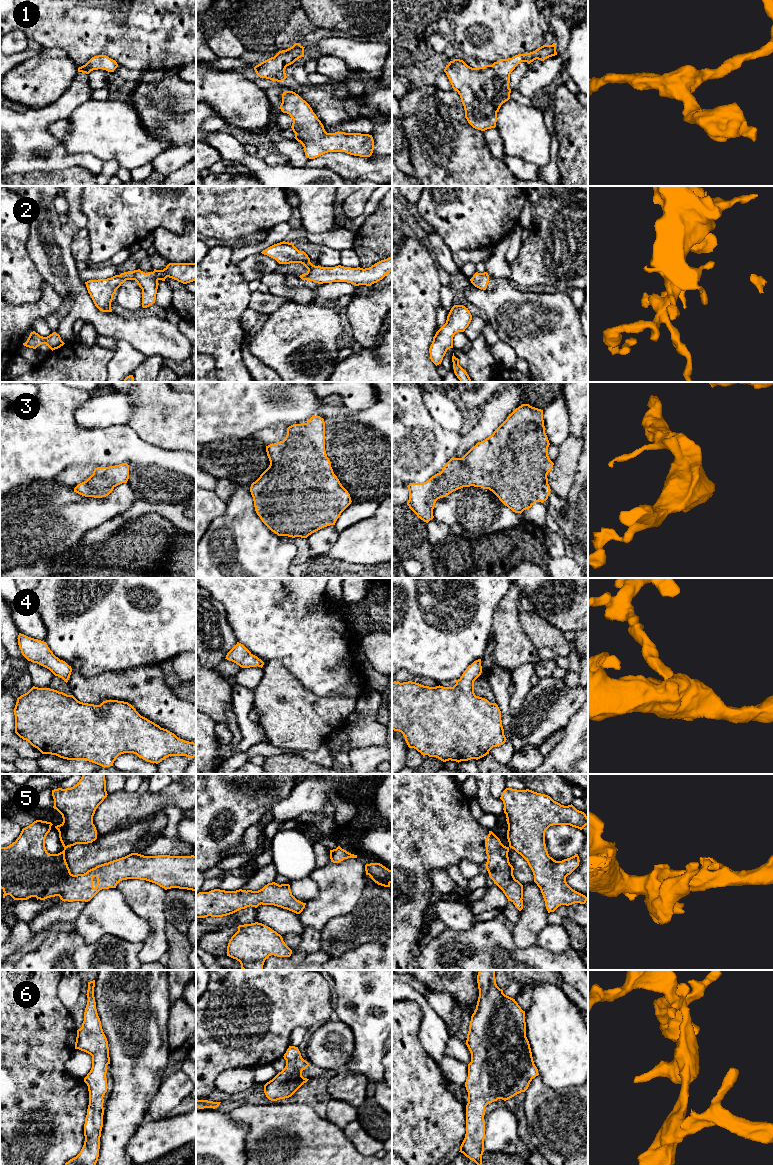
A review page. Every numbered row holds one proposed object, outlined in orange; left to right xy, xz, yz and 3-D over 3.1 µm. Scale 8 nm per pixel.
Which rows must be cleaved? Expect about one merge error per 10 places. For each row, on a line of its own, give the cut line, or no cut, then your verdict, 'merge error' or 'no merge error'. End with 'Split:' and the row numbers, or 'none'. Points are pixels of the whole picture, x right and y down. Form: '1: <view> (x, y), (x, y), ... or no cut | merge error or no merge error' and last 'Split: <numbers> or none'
1: no cut | no merge error
2: no cut | no merge error
3: no cut | no merge error
4: no cut | no merge error
5: no cut | no merge error
6: no cut | no merge error
Split: none

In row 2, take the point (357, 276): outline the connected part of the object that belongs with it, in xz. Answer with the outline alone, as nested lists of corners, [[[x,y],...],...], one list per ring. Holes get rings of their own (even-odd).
[[[280,242],[261,252],[275,259],[279,264],[301,263],[308,271],[299,277],[318,284],[347,282],[355,286],[371,286],[392,272],[392,257],[381,260],[369,268],[351,268],[341,265],[335,267],[315,266],[304,251],[299,251],[294,243]]]

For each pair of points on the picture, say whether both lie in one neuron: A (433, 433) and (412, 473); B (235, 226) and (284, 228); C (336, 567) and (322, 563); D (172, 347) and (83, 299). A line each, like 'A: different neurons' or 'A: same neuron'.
A: same neuron
B: different neurons
C: same neuron
D: same neuron

